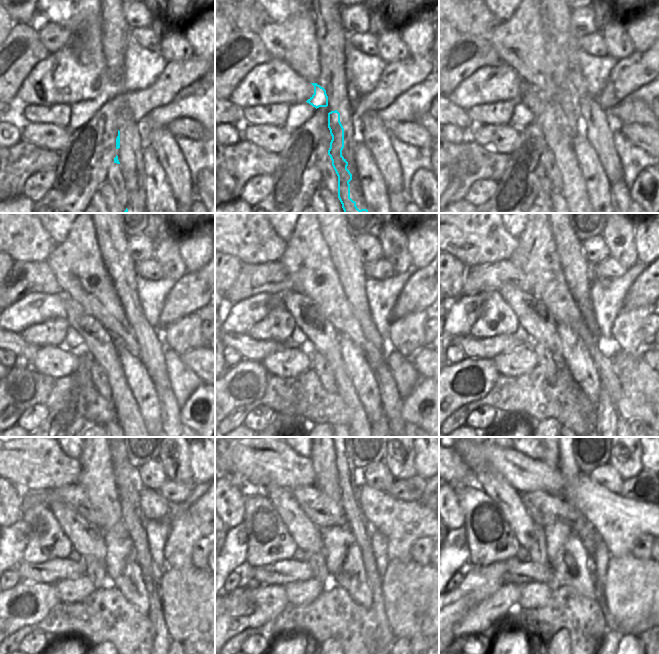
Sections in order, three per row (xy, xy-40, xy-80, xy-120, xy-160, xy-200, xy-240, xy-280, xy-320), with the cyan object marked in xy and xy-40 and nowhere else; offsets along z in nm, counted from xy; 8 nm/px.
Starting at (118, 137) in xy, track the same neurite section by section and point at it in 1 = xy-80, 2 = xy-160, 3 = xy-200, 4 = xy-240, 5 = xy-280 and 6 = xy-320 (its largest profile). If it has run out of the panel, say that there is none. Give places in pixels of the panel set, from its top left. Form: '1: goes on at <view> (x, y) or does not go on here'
1: goes on at xy-80 (551, 122)
2: goes on at xy-160 (307, 315)
3: goes on at xy-200 (533, 316)
4: goes on at xy-240 (86, 538)
5: goes on at xy-280 (308, 537)
6: goes on at xy-320 (509, 500)

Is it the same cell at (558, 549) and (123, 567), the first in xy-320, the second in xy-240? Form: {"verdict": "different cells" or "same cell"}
{"verdict": "same cell"}

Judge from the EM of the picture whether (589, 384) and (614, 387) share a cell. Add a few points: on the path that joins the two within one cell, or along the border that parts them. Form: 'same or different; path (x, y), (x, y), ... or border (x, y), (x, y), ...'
different; border (593, 364), (602, 388)

